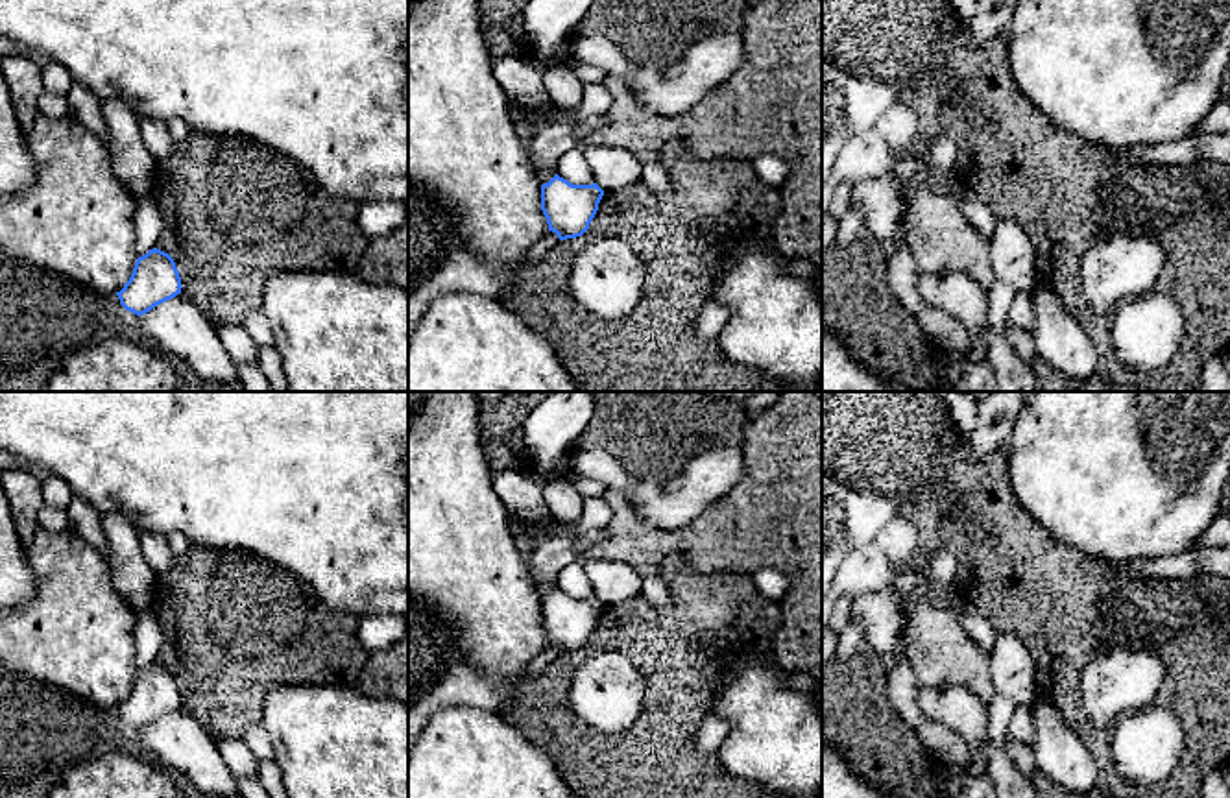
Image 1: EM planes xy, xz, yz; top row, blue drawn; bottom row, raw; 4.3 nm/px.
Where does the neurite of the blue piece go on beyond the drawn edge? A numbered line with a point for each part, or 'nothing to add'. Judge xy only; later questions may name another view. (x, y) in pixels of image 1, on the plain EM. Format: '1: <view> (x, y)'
nothing to add

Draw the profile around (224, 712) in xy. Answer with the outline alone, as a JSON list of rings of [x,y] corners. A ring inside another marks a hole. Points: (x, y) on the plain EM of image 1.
[[[192,545],[175,567],[157,574],[155,615],[163,630],[157,663],[168,667],[181,691],[181,707],[218,739],[244,739],[262,720],[266,695],[281,685],[351,685],[356,687],[369,652],[356,637],[360,617],[323,604],[303,578],[251,550],[207,549]]]

